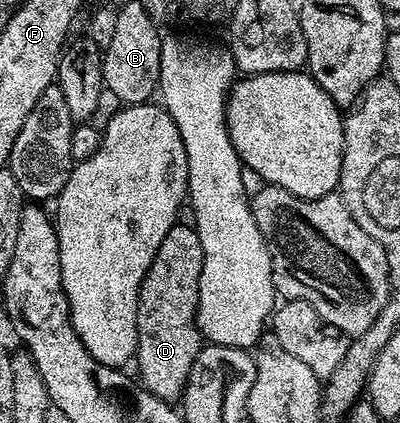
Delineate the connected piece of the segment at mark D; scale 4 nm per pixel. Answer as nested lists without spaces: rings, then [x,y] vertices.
[[[178,223],[171,227],[171,231],[167,231],[167,235],[163,235],[163,243],[159,243],[159,251],[155,251],[155,259],[145,273],[139,291],[135,366],[141,372],[140,384],[143,388],[170,403],[176,402],[185,390],[185,381],[203,344],[201,330],[197,327],[199,275],[202,271],[203,247],[199,243],[196,228],[189,223]]]

